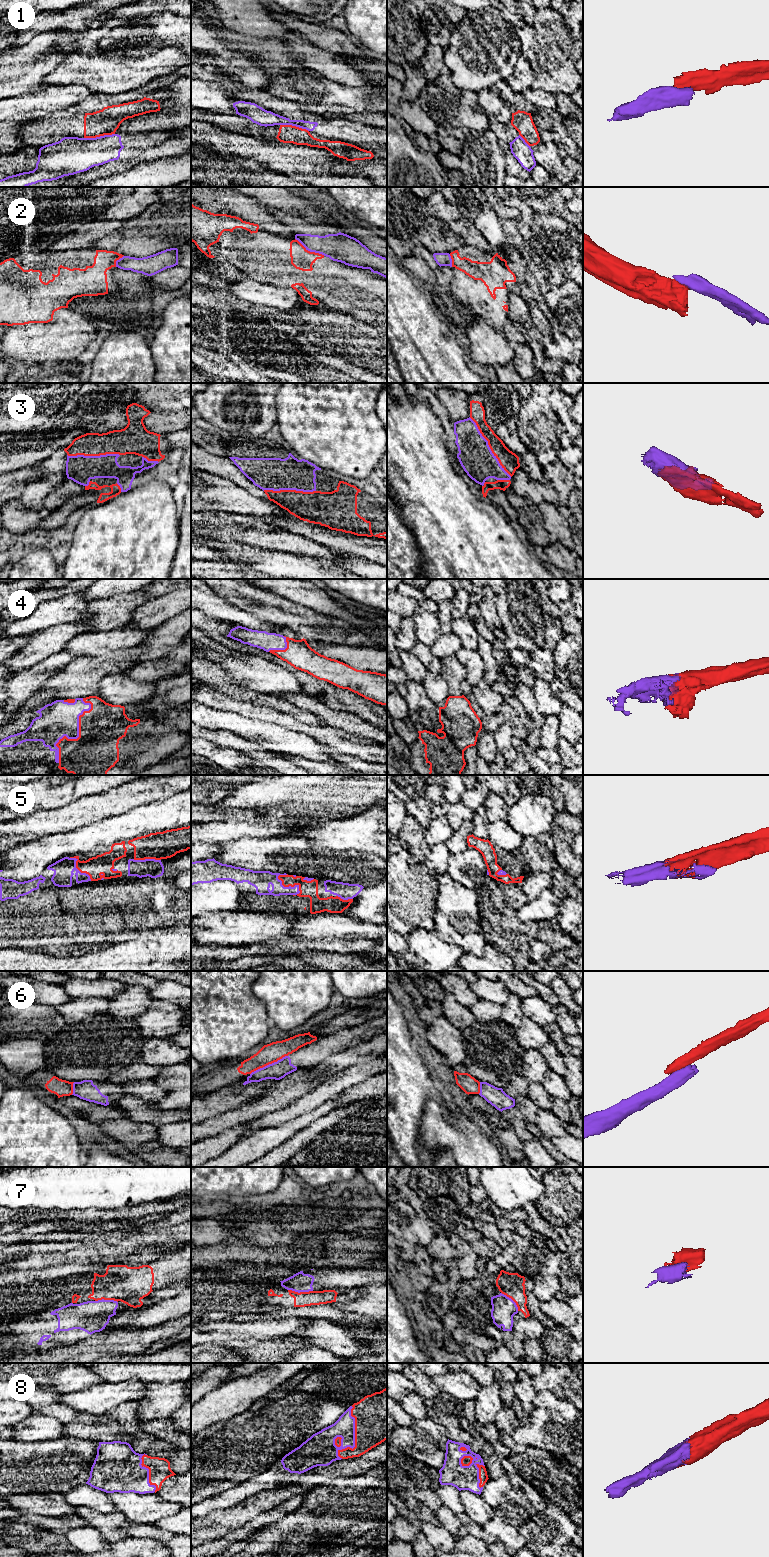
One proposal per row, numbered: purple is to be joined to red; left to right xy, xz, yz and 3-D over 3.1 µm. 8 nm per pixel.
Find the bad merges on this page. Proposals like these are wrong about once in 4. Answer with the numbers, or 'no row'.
1, 2, 6, 7

